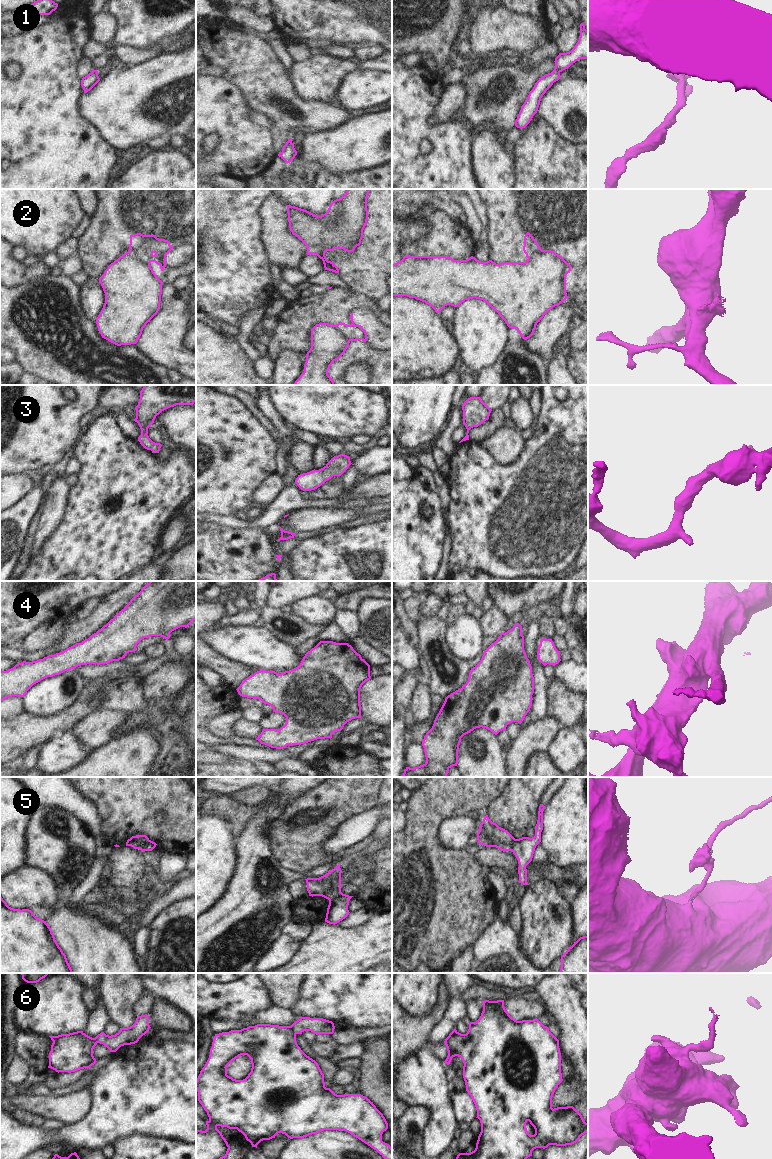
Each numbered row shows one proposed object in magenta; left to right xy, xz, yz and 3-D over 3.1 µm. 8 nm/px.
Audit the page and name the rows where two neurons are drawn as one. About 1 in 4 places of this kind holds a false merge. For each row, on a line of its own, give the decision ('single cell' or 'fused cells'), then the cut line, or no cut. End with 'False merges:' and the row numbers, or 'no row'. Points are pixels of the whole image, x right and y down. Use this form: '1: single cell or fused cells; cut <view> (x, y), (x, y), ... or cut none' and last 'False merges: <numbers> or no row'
1: single cell; cut none
2: fused cells; cut xy (129, 250), (149, 264)
3: single cell; cut none
4: single cell; cut none
5: fused cells; cut xz (343, 894), (329, 900)
6: fused cells; cut xz (290, 1026), (295, 1035)
False merges: 2, 5, 6

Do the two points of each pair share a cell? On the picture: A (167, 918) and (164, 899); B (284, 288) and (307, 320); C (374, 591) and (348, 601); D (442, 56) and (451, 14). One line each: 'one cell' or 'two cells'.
A: two cells
B: two cells
C: one cell
D: one cell

